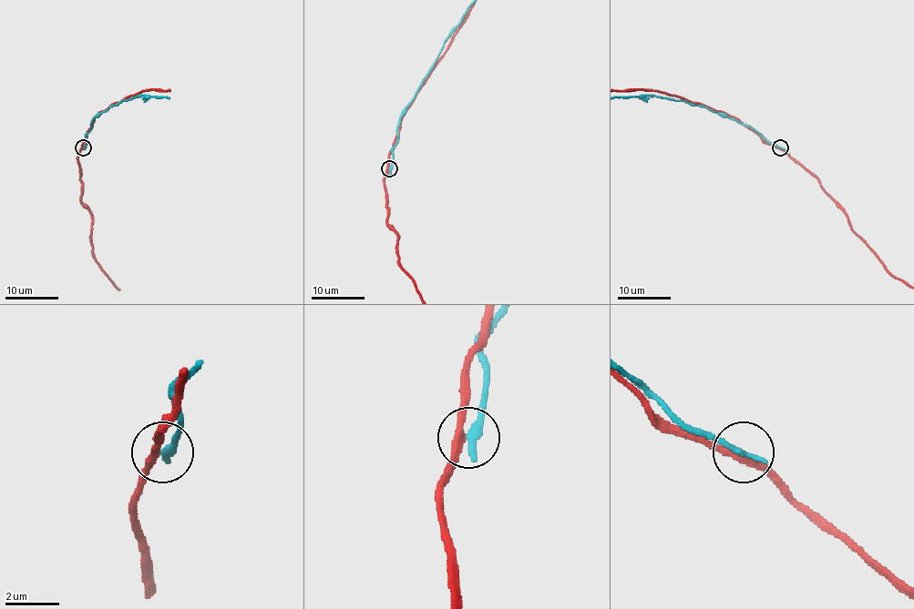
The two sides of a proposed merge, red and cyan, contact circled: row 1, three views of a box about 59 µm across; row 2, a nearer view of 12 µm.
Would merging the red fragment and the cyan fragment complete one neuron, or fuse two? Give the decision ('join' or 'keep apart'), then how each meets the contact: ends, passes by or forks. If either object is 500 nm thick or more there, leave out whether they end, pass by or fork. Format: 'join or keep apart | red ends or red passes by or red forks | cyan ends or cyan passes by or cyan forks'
keep apart | red passes by | cyan ends

